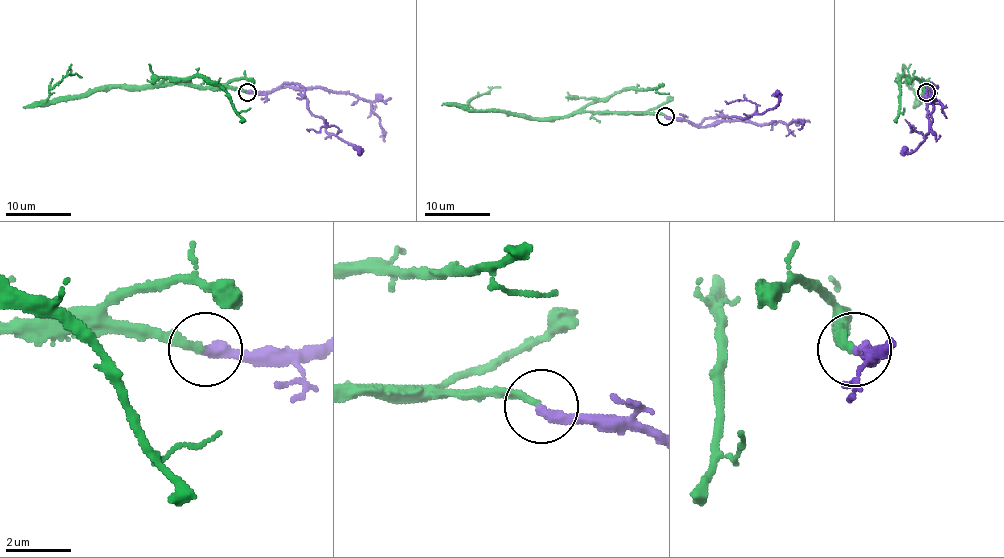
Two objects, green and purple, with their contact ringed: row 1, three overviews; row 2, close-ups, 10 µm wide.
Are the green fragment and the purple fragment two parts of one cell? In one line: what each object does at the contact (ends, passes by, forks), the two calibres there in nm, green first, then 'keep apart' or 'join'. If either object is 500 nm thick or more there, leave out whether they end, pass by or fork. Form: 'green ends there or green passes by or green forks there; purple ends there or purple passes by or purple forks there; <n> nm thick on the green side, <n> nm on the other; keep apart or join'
green ends there; purple ends there; 200 nm thick on the green side, 360 nm on the other; join

